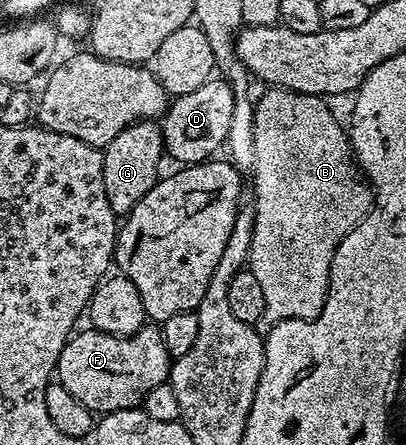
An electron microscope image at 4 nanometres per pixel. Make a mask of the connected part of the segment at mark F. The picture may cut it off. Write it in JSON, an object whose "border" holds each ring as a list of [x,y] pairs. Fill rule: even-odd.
{"border":[[[144,325],[133,336],[109,335],[91,327],[85,330],[75,332],[61,350],[56,379],[92,413],[133,410],[145,393],[169,380],[172,356],[157,326]]]}

